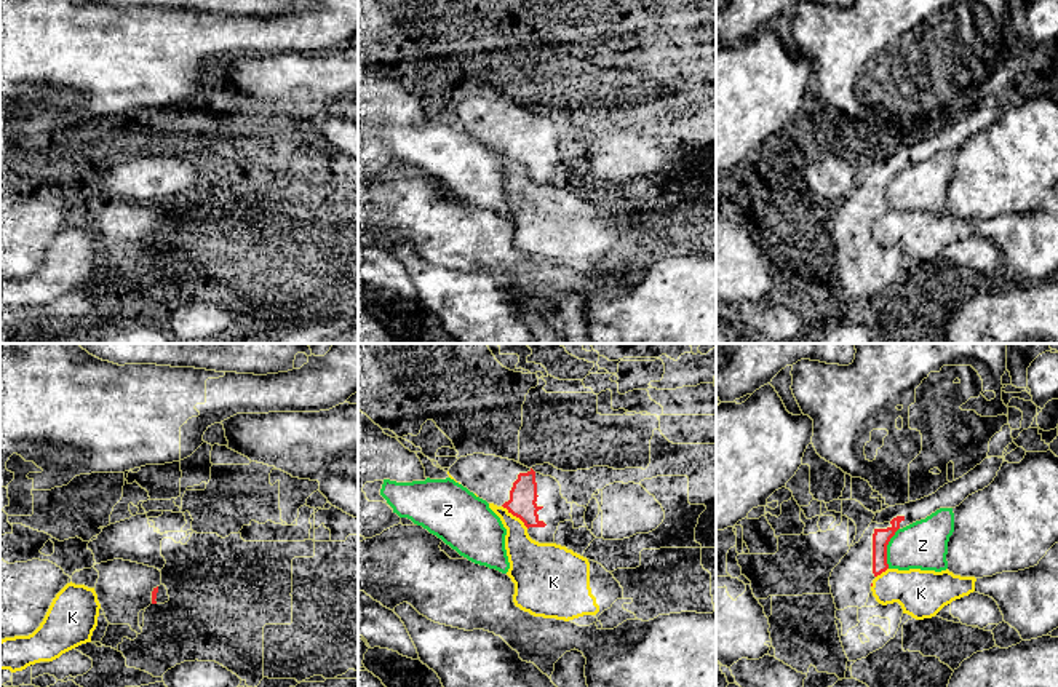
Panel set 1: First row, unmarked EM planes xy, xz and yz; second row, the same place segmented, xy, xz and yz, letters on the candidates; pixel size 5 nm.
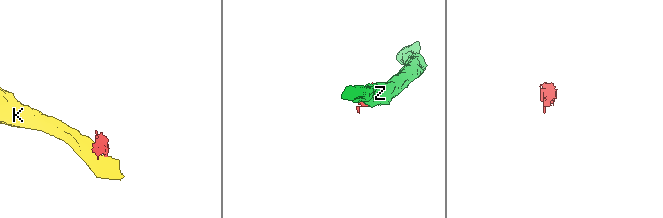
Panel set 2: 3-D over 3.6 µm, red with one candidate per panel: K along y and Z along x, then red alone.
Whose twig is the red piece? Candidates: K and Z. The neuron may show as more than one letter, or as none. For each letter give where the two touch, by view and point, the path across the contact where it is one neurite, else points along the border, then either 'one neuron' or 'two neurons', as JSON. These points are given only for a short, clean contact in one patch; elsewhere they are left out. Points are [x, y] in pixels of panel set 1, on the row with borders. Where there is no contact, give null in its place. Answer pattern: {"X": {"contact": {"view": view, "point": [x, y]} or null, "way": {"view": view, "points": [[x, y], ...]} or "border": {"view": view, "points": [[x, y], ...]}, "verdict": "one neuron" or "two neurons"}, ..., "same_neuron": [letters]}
{"K": {"contact": {"view": "xz", "point": [515, 515]}, "verdict": "two neurons"}, "Z": {"contact": {"view": "yz", "point": [886, 548]}, "border": {"view": "yz", "points": [[898, 528], [887, 545], [887, 567]]}, "verdict": "two neurons"}, "same_neuron": []}

